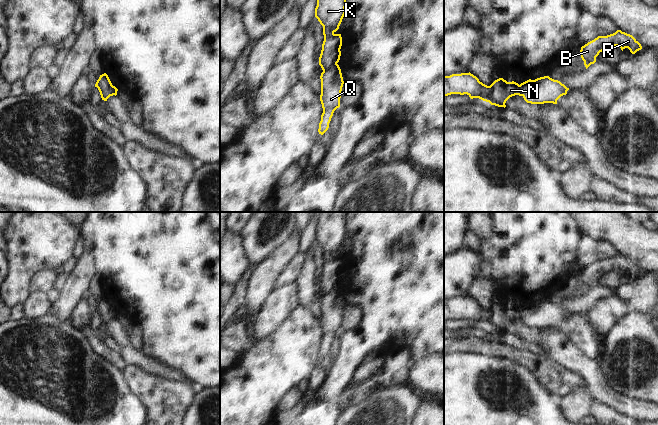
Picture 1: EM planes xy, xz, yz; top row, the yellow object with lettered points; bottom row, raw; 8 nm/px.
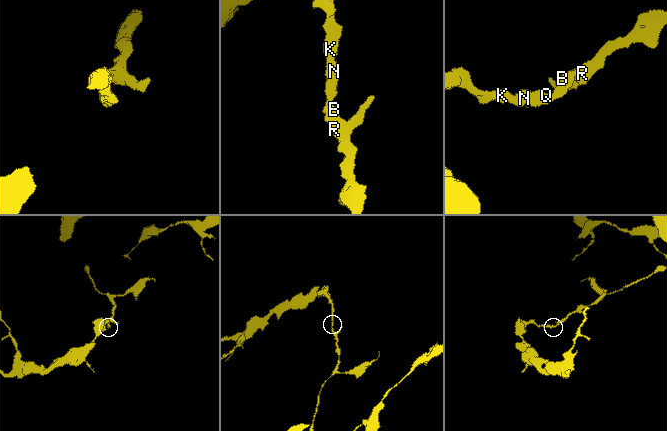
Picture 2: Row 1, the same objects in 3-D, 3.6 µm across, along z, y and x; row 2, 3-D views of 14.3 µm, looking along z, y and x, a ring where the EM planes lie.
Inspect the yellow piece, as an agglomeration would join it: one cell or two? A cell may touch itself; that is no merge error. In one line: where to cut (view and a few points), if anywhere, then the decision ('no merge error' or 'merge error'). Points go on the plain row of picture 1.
cut in xz along (336, 287), (323, 295); merge error

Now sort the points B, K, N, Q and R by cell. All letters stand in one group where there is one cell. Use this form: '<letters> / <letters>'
B Q R / K N

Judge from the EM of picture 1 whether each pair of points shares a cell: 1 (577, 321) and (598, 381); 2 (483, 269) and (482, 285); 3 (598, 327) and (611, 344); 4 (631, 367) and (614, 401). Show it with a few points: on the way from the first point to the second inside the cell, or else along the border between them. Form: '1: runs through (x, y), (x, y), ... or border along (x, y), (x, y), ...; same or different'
1: border along (573, 342), (587, 357), (595, 360); different
2: border along (468, 289), (478, 277), (486, 277), (497, 295); different
3: border along (622, 319), (602, 340); different
4: border along (603, 376), (614, 391), (641, 400); different

